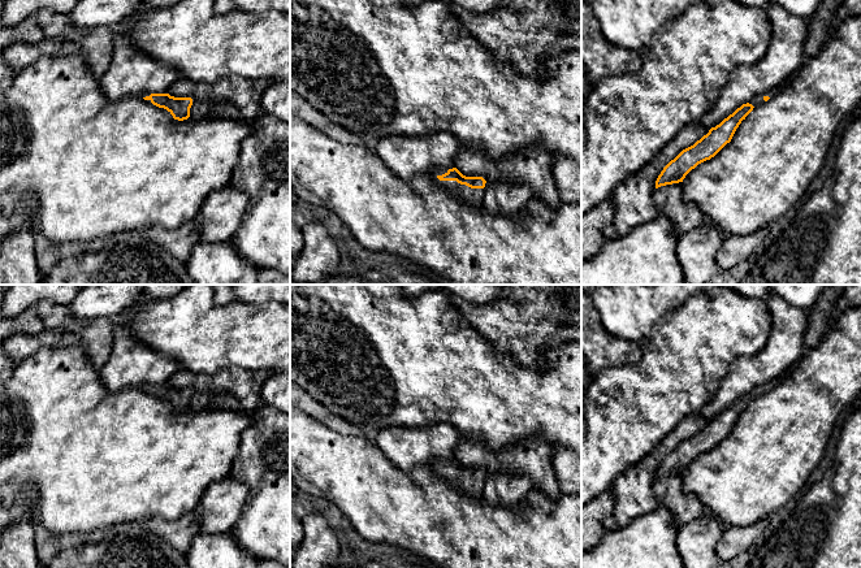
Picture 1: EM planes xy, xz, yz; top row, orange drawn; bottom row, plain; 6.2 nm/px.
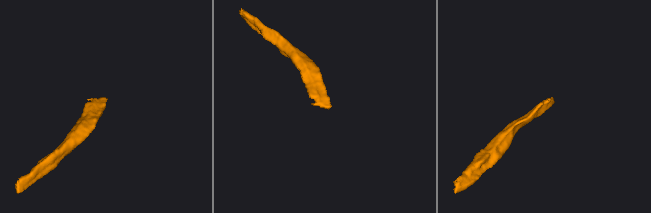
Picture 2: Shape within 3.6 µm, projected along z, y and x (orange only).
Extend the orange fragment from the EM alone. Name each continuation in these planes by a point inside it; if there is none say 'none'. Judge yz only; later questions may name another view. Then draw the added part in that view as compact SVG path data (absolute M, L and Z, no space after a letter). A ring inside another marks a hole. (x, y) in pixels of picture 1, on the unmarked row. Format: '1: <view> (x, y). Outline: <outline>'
1: yz (757, 391). Outline: M787 373L782 374L780 377L778 377L776 380L769 382L767 385L763 385L763 386L760 386L760 387L756 387L754 390L752 390L749 393L749 395L752 395L753 398L758 398L761 395L765 394L763 389L765 387L769 387L770 390L774 389L775 386L778 386L782 381L784 381Z

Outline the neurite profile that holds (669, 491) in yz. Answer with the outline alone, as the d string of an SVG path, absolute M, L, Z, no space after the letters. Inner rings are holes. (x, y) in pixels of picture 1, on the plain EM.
M683 473L656 480L653 489L658 504L670 511L679 528L705 512L700 499L683 490Z

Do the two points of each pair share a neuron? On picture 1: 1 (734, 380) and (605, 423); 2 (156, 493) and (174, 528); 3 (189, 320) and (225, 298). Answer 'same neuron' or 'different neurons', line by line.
1: different neurons
2: different neurons
3: different neurons

